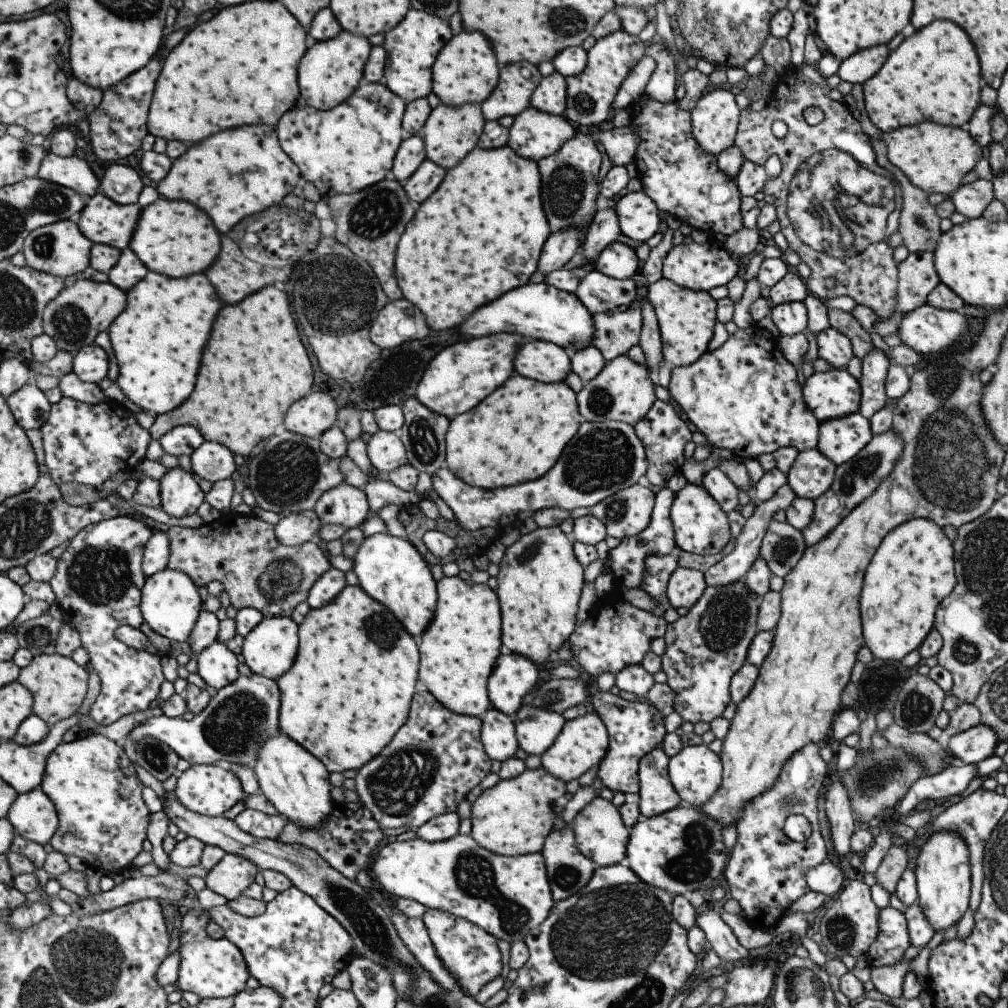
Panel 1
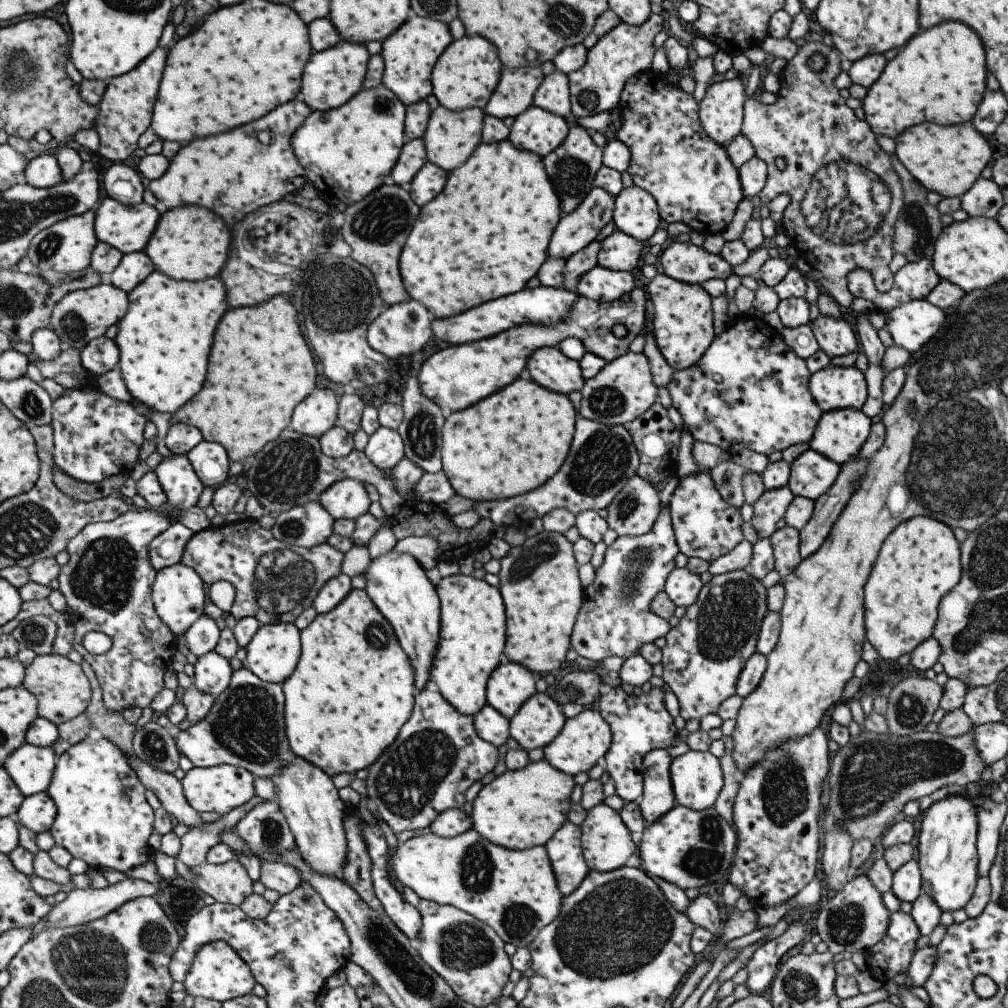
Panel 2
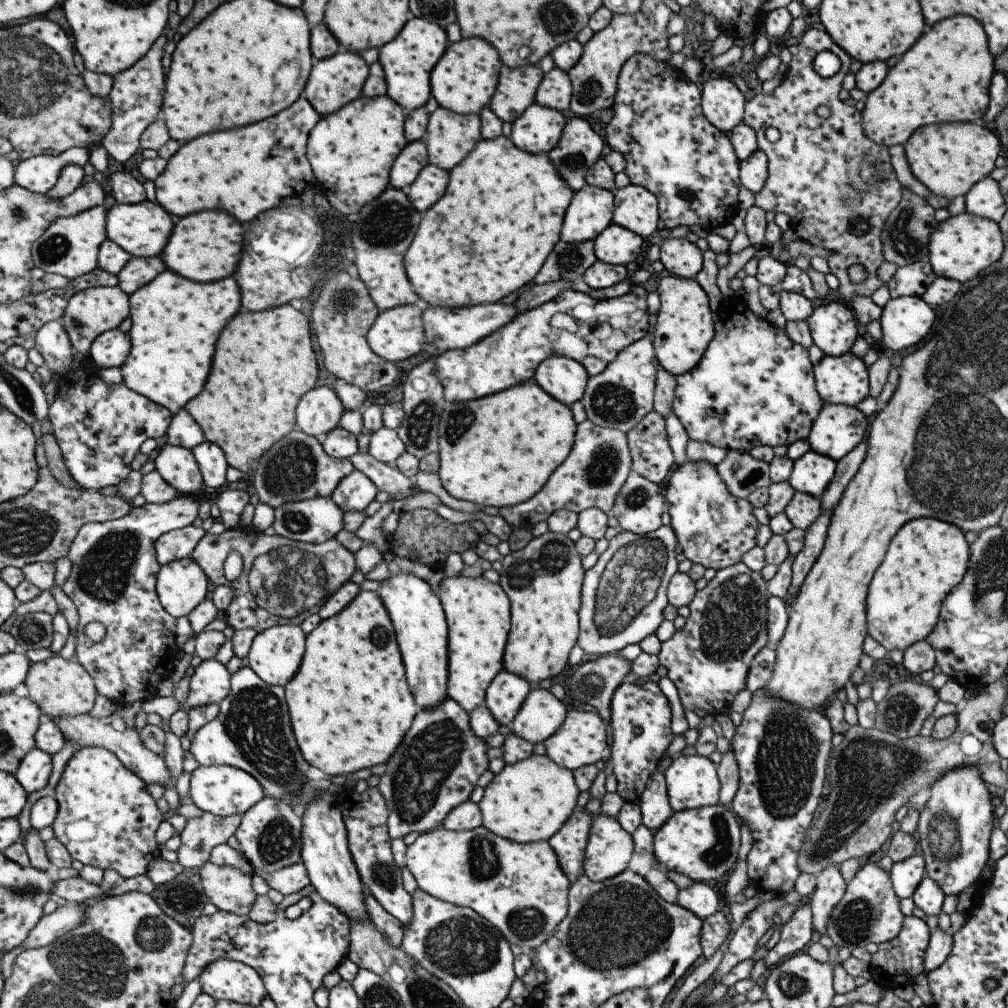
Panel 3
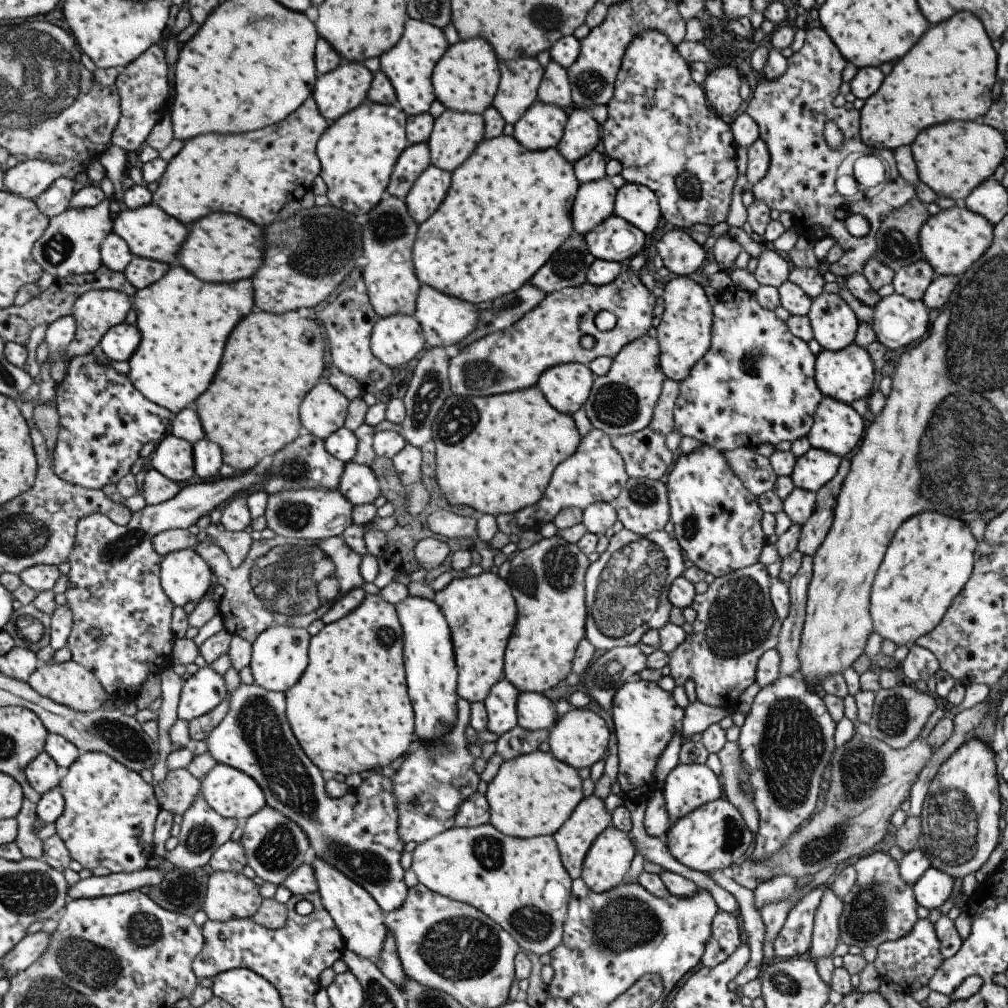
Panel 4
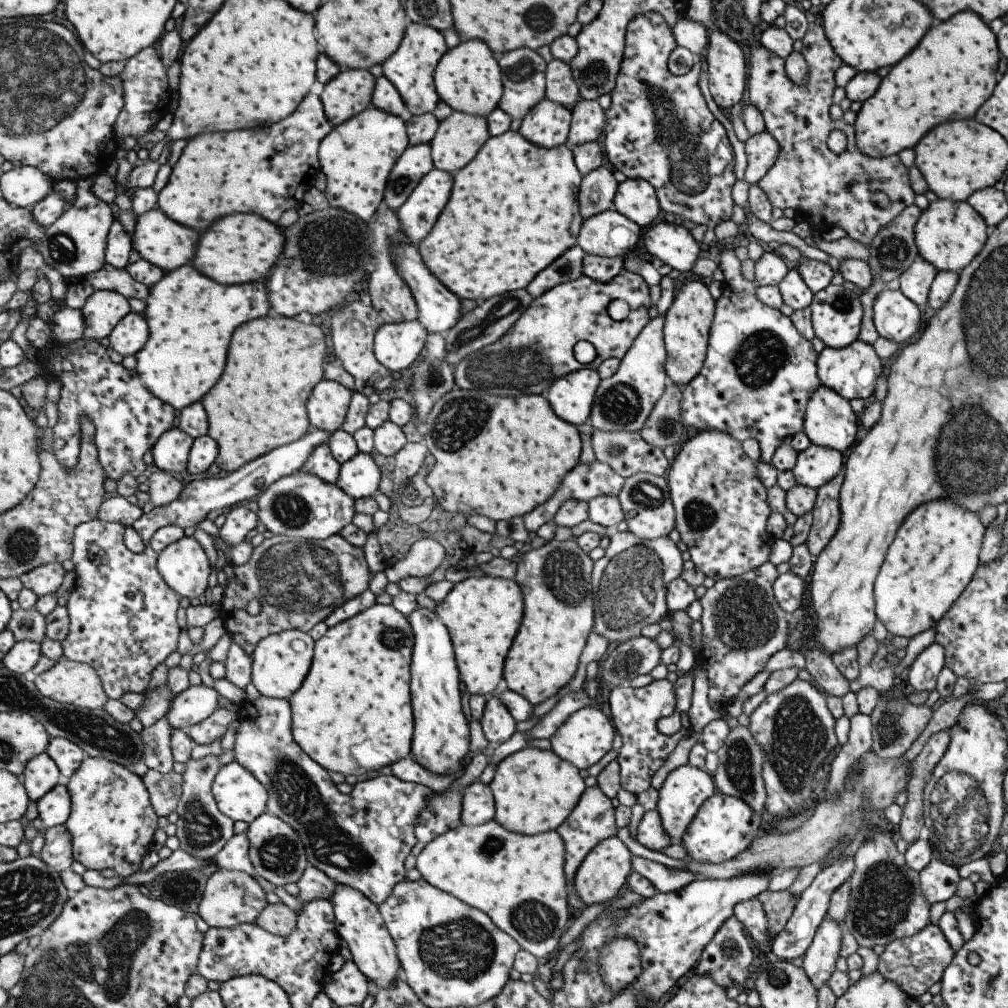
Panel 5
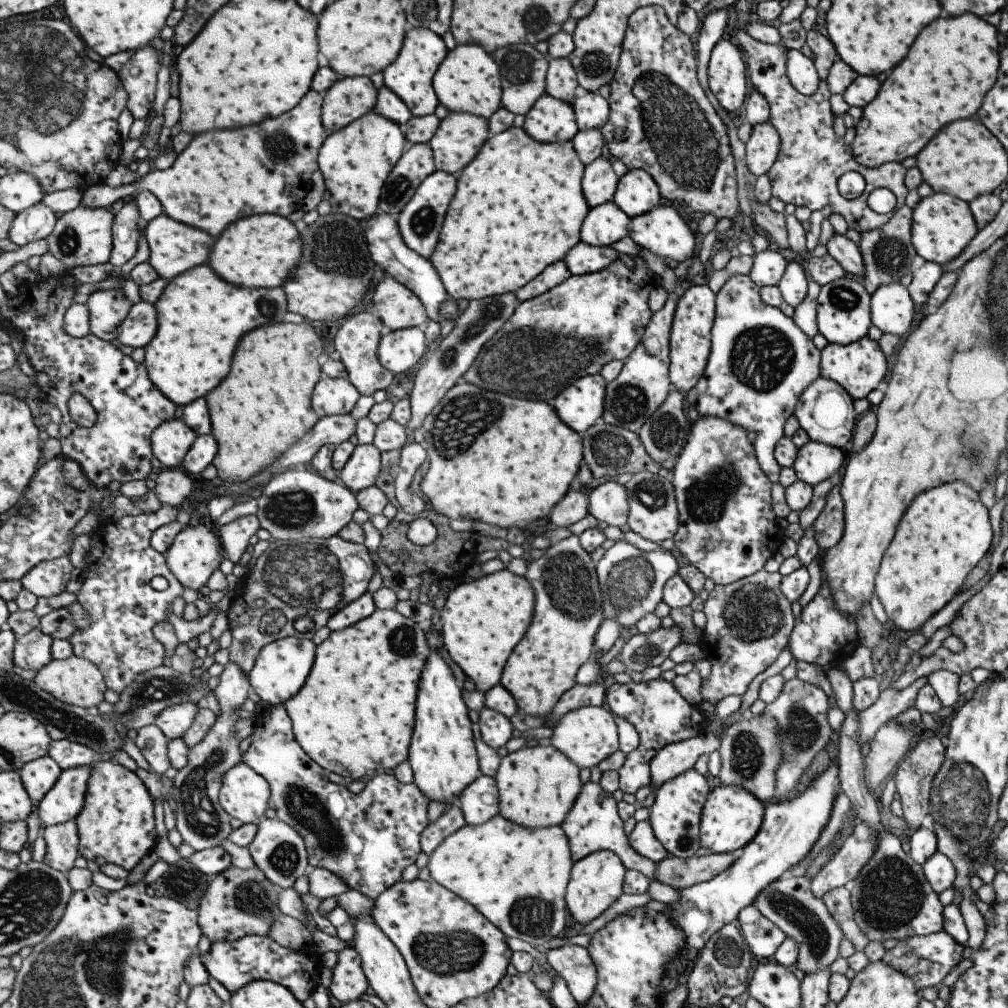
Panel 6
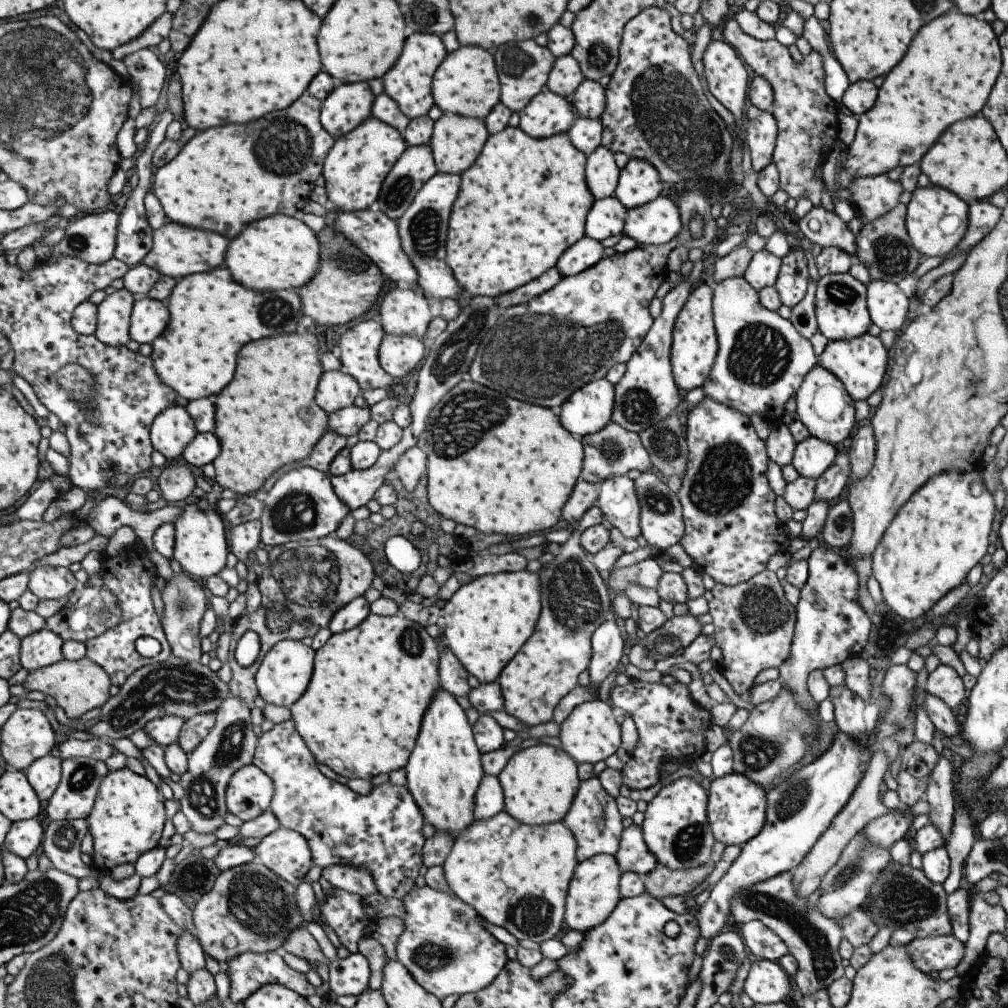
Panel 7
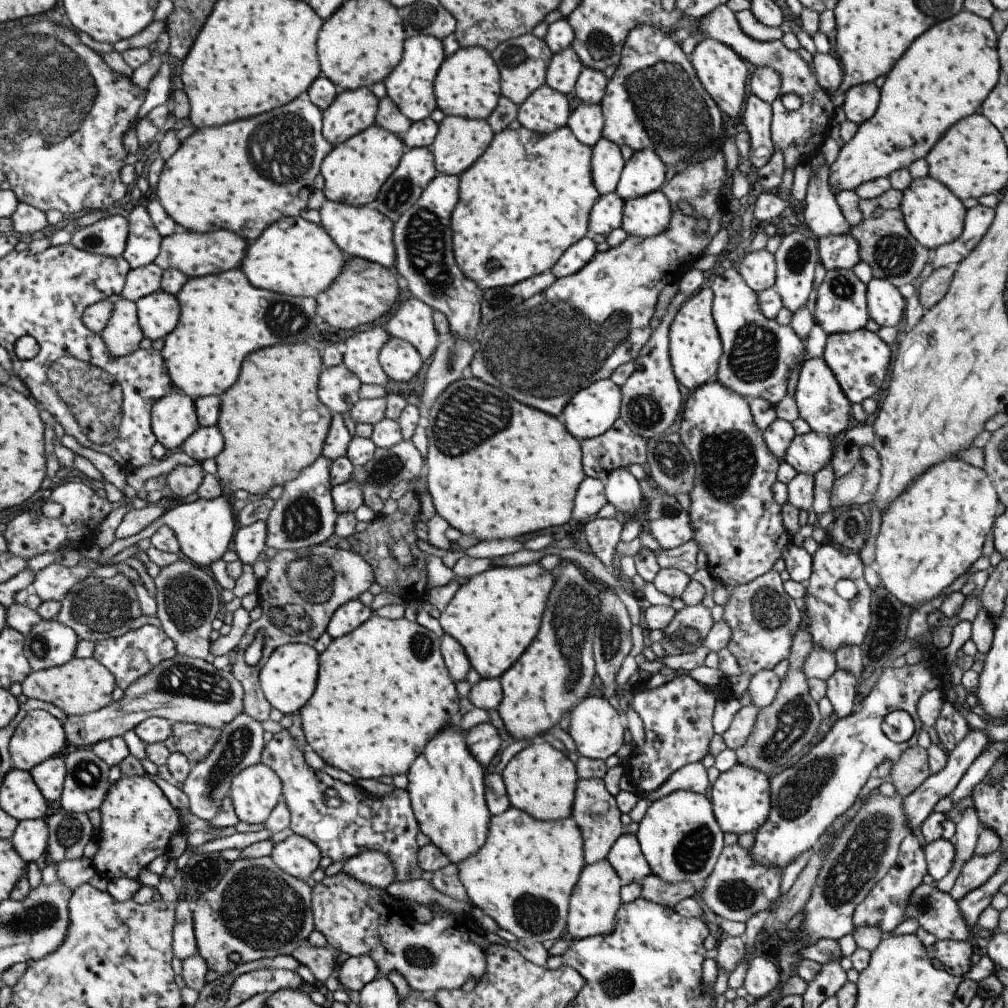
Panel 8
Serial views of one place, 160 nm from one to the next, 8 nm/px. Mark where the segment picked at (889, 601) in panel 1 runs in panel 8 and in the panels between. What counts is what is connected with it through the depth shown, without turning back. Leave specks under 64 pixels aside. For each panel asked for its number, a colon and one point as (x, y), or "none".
2: (920, 561)
3: (928, 557)
4: (927, 562)
5: (934, 554)
6: (945, 531)
7: (933, 540)
8: (933, 530)

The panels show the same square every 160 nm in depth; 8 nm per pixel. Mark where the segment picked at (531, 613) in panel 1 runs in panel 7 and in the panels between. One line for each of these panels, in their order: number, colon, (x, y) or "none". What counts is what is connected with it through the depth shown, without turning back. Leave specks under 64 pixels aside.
2: (539, 585)
3: (542, 580)
4: (546, 581)
5: (554, 579)
6: (567, 611)
7: (573, 600)

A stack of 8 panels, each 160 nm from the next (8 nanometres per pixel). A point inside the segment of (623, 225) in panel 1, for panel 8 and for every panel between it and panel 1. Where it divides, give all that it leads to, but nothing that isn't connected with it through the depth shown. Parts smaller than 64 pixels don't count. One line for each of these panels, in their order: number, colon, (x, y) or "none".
2: (635, 212)
3: (635, 208)
4: (636, 204)
5: (635, 198)
6: (636, 193)
7: (638, 182)
8: (644, 172)

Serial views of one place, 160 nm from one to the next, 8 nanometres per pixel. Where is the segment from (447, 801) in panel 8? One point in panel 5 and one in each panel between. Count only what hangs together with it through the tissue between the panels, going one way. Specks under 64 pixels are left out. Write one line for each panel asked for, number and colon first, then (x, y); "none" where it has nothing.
5: (439, 742)
6: (441, 754)
7: (443, 770)

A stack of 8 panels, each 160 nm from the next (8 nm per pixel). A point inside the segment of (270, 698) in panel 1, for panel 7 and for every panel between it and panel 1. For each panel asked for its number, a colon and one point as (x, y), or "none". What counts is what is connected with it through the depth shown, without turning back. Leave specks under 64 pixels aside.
2: (246, 728)
3: (252, 732)
4: (357, 833)
5: (359, 840)
6: (366, 838)
7: (381, 831)

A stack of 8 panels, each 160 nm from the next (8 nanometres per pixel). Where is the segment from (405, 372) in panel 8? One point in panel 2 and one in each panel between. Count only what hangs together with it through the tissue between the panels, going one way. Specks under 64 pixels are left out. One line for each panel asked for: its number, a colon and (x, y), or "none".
2: (403, 328)
3: (396, 333)
4: (394, 340)
5: (395, 345)
6: (397, 351)
7: (397, 354)

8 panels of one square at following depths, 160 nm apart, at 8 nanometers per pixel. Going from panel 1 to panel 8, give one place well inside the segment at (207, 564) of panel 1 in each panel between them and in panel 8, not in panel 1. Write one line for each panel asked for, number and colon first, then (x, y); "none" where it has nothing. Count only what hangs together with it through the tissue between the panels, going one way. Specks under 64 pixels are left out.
2: (273, 583)
3: (282, 581)
4: (283, 581)
5: (286, 583)
6: (295, 586)
7: (302, 584)
8: (301, 589)

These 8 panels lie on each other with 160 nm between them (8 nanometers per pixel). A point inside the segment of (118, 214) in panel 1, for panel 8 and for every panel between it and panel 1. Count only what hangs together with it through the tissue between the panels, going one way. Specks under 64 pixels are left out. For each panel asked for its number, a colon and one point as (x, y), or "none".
2: (130, 228)
3: (144, 229)
4: (151, 233)
5: (169, 245)
6: (175, 247)
7: (179, 251)
8: (198, 254)

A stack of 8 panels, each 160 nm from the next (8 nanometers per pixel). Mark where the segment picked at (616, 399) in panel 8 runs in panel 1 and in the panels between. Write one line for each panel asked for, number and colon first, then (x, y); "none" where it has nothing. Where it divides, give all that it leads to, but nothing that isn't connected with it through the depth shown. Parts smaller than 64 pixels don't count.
1: (546, 362)
2: (550, 369)
3: (564, 379)
4: (565, 387)
5: (570, 397)
6: (581, 403)
7: (588, 409)

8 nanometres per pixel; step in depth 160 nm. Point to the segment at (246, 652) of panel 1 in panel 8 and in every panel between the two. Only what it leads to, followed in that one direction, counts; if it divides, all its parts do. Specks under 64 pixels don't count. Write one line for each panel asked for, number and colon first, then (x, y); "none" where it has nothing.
2: (272, 653)
3: (275, 653)
4: (278, 656)
5: (279, 663)
6: (279, 671)
7: (282, 676)
8: (287, 679)

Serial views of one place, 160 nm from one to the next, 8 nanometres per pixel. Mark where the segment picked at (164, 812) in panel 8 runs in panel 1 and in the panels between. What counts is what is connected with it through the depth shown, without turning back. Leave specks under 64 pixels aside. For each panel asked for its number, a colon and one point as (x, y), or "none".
1: (103, 820)
2: (103, 818)
3: (108, 819)
4: (110, 813)
5: (113, 822)
6: (117, 826)
7: (128, 818)

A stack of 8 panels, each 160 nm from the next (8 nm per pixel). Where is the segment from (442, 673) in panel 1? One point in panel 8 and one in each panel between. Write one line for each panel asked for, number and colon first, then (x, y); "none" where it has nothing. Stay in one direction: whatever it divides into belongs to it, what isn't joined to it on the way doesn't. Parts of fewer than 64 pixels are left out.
2: (472, 621)
3: (477, 612)
4: (479, 611)
5: (482, 615)
6: (481, 621)
7: (486, 621)
8: (495, 615)

